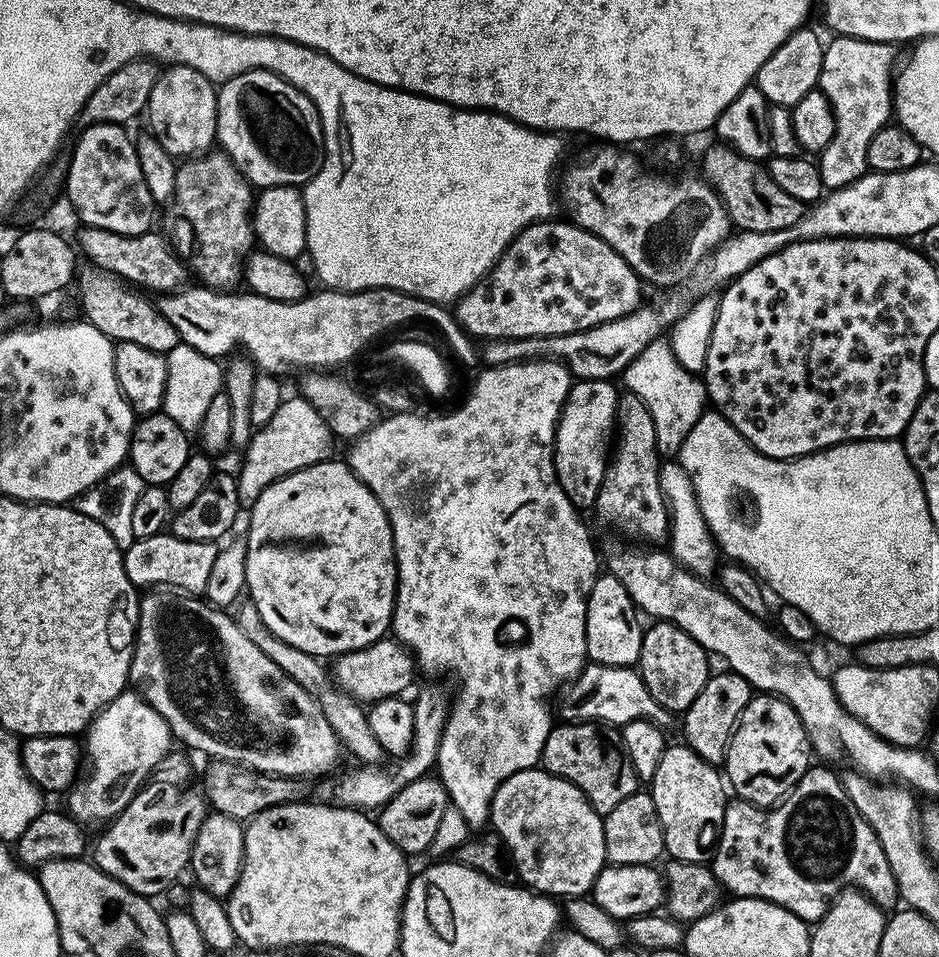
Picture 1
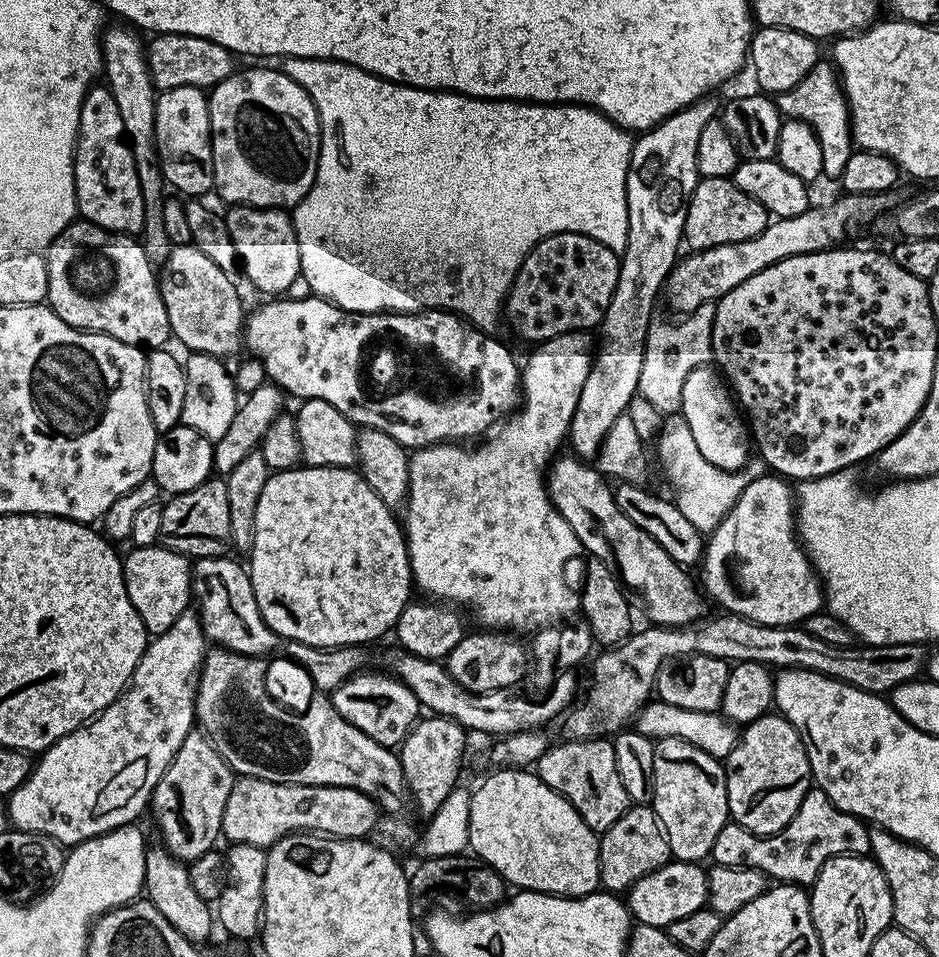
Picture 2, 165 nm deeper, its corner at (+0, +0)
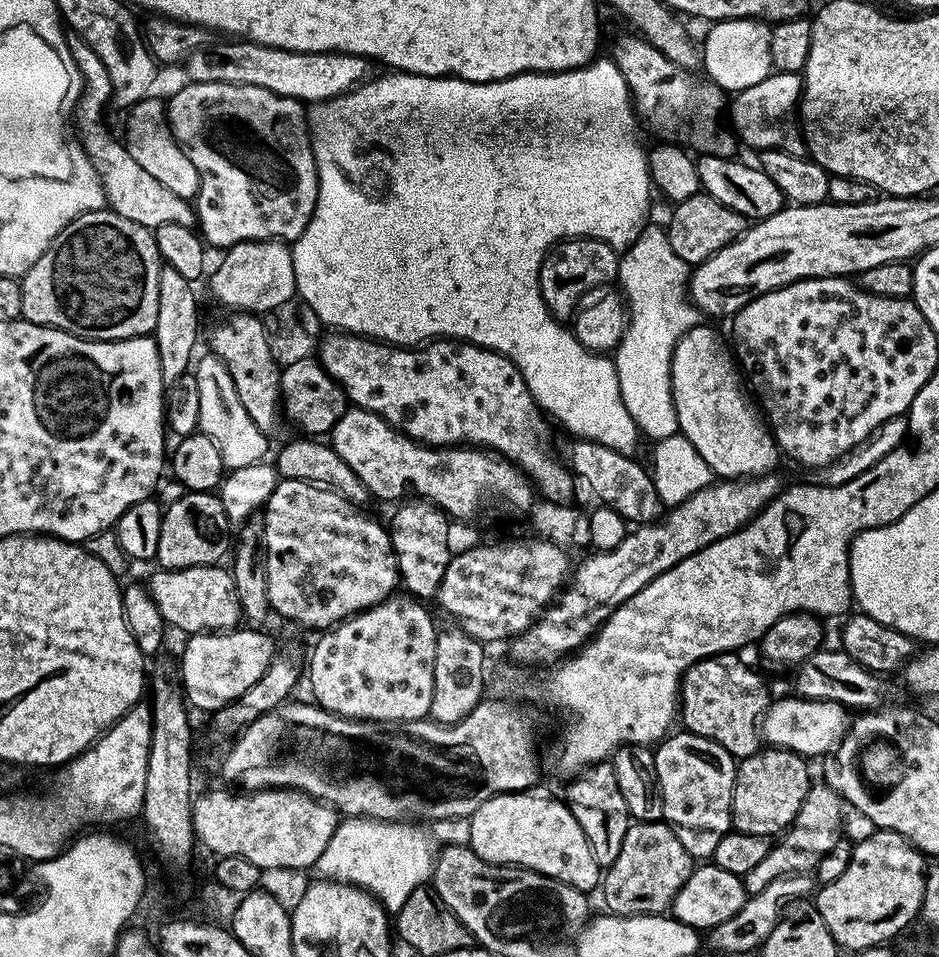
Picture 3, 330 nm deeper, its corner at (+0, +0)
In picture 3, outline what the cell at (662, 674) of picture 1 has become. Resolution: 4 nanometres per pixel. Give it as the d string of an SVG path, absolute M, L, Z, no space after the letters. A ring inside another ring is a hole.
M723 652L721 656L711 656L705 660L699 660L694 666L690 666L684 671L684 679L680 681L680 706L678 709L679 719L684 720L683 727L687 731L692 732L695 736L701 736L702 738L710 738L714 742L718 742L718 746L722 746L731 754L737 761L745 760L748 756L753 756L755 752L761 751L762 737L758 731L758 721L763 717L764 711L768 708L770 703L770 695L768 696L768 688L764 685L764 680L755 672L752 668L747 668L742 661L739 660L739 655Z

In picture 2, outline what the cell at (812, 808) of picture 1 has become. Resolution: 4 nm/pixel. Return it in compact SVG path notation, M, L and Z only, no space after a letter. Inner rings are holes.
M813 787L806 794L806 798L802 798L802 806L798 806L792 821L775 836L756 836L737 824L731 822L724 824L722 830L718 830L718 838L714 838L711 859L717 864L747 864L750 868L762 870L776 882L811 886L829 858L851 853L852 844L867 845L868 833L869 829L857 817L838 810L838 806L830 802L830 798L822 789Z

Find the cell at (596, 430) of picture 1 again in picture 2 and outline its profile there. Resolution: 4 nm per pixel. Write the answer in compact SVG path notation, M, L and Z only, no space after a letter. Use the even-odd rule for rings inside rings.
M709 94L700 97L690 106L686 106L682 110L678 110L668 119L663 120L658 127L650 128L646 132L639 133L635 137L632 153L630 154L630 166L626 174L626 210L628 211L628 237L626 238L626 250L620 256L620 269L618 270L618 286L614 286L614 298L610 298L610 306L606 306L606 314L602 317L598 325L598 347L594 352L594 359L592 361L592 369L586 378L586 382L582 386L582 394L578 398L578 406L574 410L574 418L572 419L572 426L568 429L566 437L567 443L572 443L571 451L580 458L592 458L599 453L600 447L604 445L606 434L610 430L610 426L614 426L614 422L618 422L620 416L625 415L629 411L629 404L640 391L640 379L642 378L642 358L646 354L646 342L648 341L648 331L652 329L654 317L652 311L656 308L656 299L661 299L662 293L665 291L668 276L672 273L673 268L676 267L676 261L681 255L682 241L684 239L684 227L686 226L686 214L688 213L688 203L694 194L696 184L702 178L698 170L698 134L702 134L702 130L706 127L706 122L717 119L718 104L716 108L715 95Z

